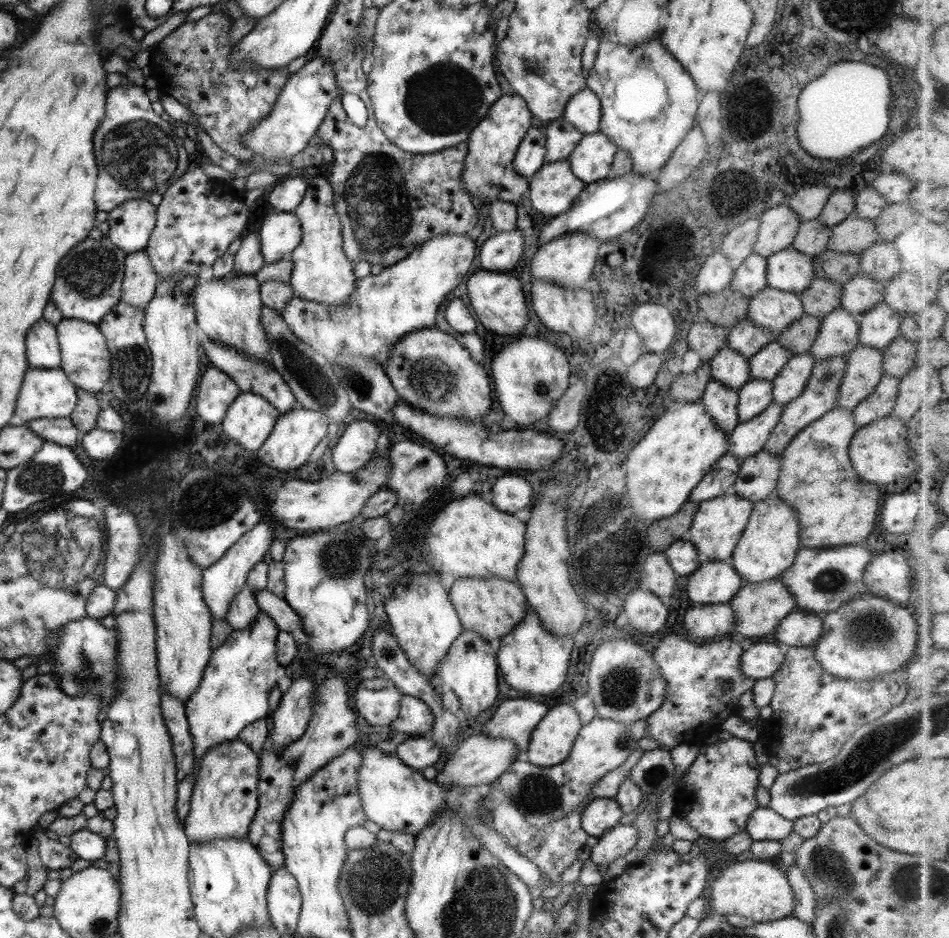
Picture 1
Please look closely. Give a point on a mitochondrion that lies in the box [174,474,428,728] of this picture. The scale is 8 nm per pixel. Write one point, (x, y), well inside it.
(338, 559)

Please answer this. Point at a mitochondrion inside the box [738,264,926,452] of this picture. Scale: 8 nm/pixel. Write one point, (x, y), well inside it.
(827, 375)

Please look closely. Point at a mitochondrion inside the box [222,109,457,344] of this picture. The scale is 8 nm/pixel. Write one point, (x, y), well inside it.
(370, 166)

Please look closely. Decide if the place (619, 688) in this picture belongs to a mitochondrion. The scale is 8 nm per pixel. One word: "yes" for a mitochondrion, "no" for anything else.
yes

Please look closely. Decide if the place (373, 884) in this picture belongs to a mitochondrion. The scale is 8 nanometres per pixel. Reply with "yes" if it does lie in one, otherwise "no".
yes

